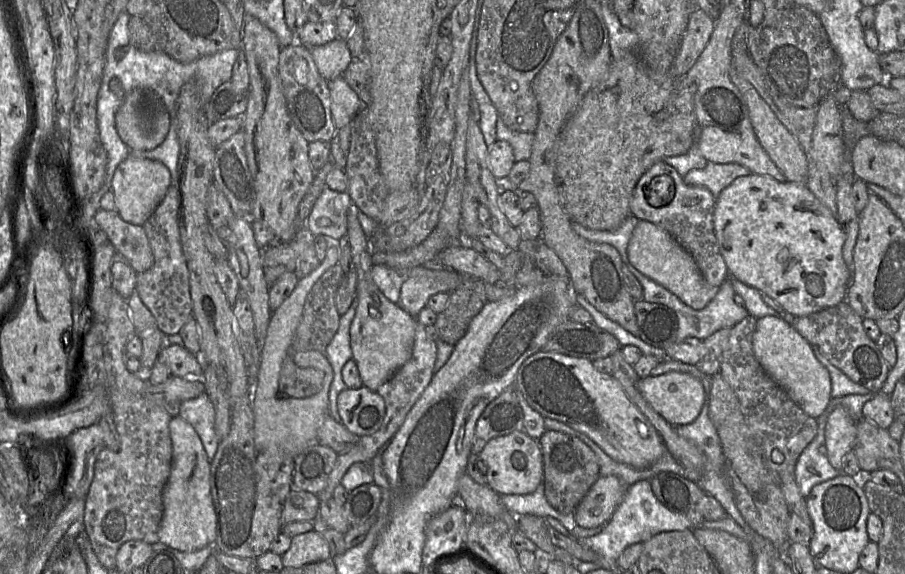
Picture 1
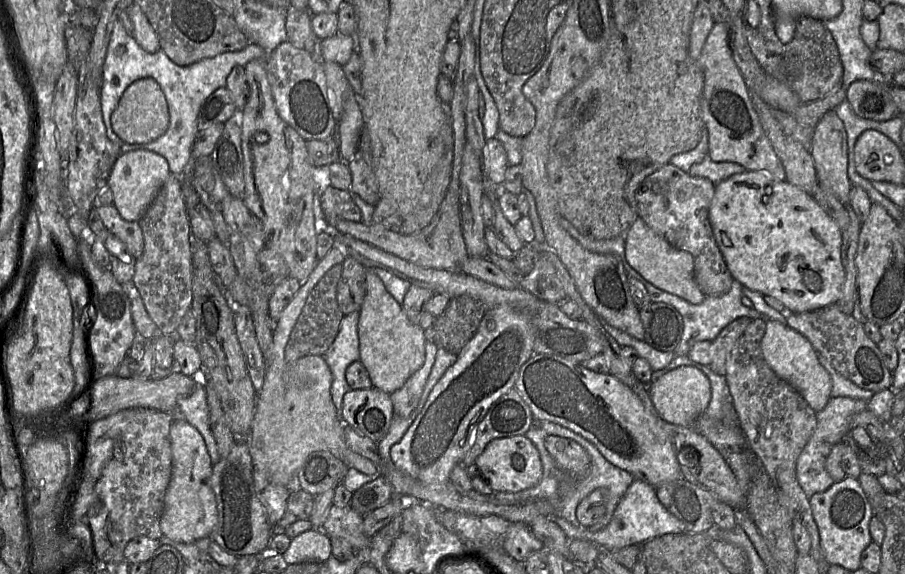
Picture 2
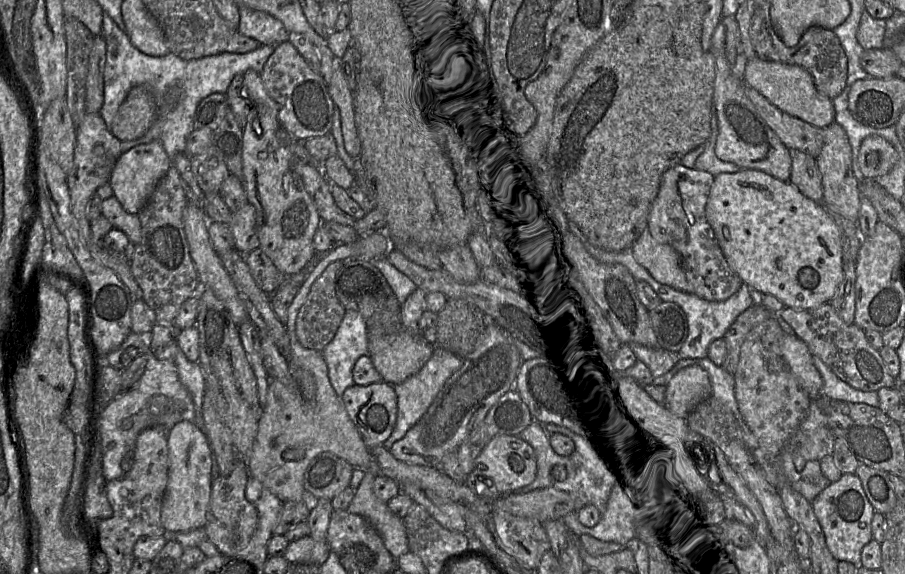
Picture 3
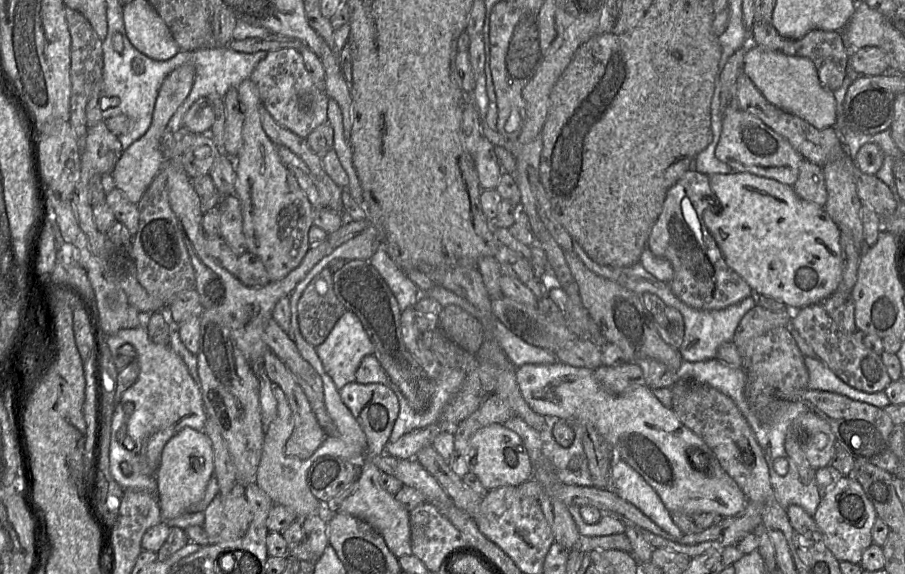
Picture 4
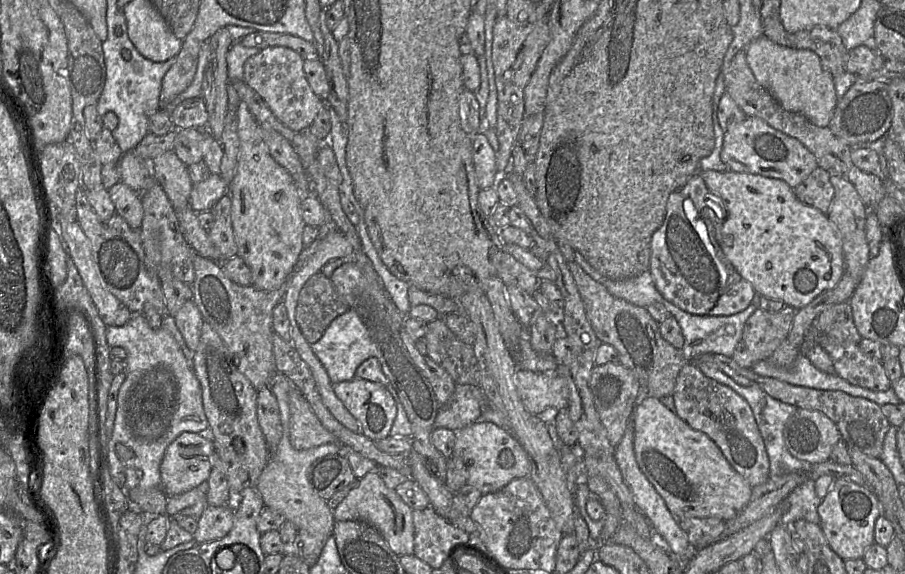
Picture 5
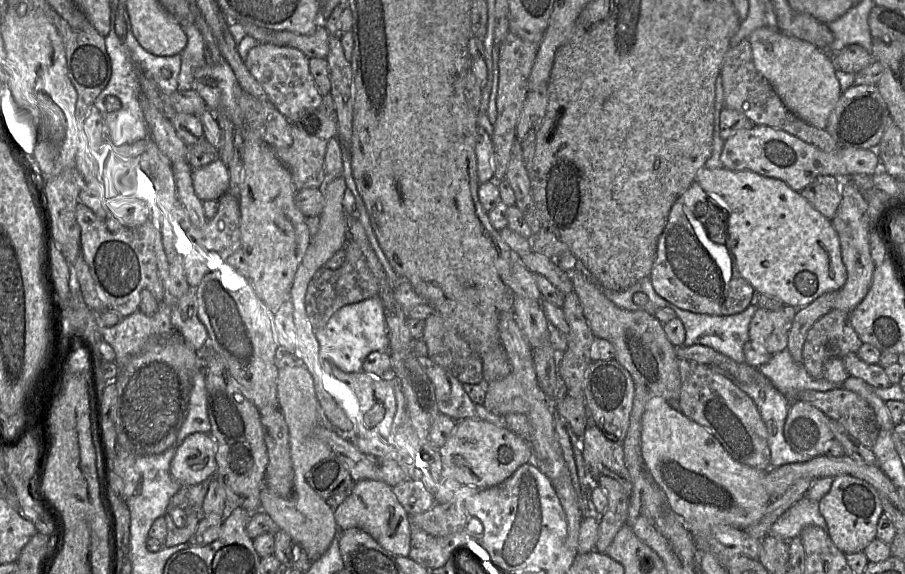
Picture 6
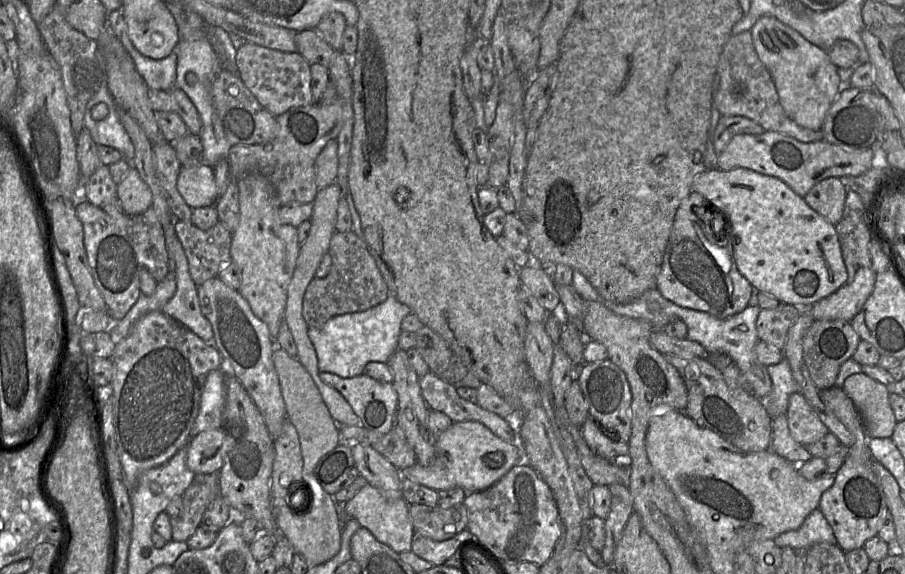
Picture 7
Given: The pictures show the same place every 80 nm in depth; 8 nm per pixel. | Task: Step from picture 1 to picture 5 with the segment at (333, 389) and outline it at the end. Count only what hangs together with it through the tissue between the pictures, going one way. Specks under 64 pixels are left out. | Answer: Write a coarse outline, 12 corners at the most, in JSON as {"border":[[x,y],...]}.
{"border":[[356,311],[311,346],[333,384],[352,380],[376,347]]}

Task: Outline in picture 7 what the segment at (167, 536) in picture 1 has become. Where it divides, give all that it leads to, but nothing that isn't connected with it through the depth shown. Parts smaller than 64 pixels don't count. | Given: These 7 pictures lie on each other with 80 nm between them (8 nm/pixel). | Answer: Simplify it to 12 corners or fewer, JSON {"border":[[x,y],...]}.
{"border":[[221,428],[200,432],[187,446],[187,466],[218,474],[230,450]]}

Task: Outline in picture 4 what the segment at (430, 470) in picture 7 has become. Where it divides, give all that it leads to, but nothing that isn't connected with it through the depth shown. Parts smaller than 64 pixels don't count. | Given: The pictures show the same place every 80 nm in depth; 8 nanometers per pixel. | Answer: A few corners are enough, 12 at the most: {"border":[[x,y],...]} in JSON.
{"border":[[502,424],[477,430],[469,472],[487,491],[533,476],[520,437]]}

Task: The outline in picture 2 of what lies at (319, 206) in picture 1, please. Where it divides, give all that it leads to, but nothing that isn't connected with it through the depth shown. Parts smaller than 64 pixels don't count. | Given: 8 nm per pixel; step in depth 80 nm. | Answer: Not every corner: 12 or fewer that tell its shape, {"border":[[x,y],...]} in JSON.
{"border":[[329,184],[319,198],[323,226],[335,218],[361,221],[348,190]]}

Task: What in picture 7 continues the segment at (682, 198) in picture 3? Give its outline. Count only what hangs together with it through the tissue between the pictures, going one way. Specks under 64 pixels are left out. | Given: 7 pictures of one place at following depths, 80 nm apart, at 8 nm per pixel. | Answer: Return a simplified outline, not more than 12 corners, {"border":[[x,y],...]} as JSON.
{"border":[[713,204],[678,207],[655,289],[725,319],[753,287]]}

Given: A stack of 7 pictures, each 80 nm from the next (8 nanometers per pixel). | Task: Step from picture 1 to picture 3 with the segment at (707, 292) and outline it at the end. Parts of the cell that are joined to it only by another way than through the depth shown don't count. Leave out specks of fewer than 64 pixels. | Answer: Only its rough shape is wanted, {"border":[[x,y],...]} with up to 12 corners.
{"border":[[645,229],[630,248],[659,283],[690,293],[679,254]]}

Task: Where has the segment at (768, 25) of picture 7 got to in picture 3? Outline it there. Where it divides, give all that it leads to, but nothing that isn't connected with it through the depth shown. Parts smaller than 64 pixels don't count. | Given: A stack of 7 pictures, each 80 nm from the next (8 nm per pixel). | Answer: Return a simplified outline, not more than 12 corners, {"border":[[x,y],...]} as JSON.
{"border":[[754,57],[743,81],[815,127],[835,122],[832,99],[800,66]]}

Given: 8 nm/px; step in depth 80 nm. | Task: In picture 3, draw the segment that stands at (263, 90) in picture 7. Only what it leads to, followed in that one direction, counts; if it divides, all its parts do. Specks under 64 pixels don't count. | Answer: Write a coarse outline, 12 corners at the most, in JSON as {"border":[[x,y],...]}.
{"border":[[289,41],[259,74],[281,127],[331,131],[327,85]]}

